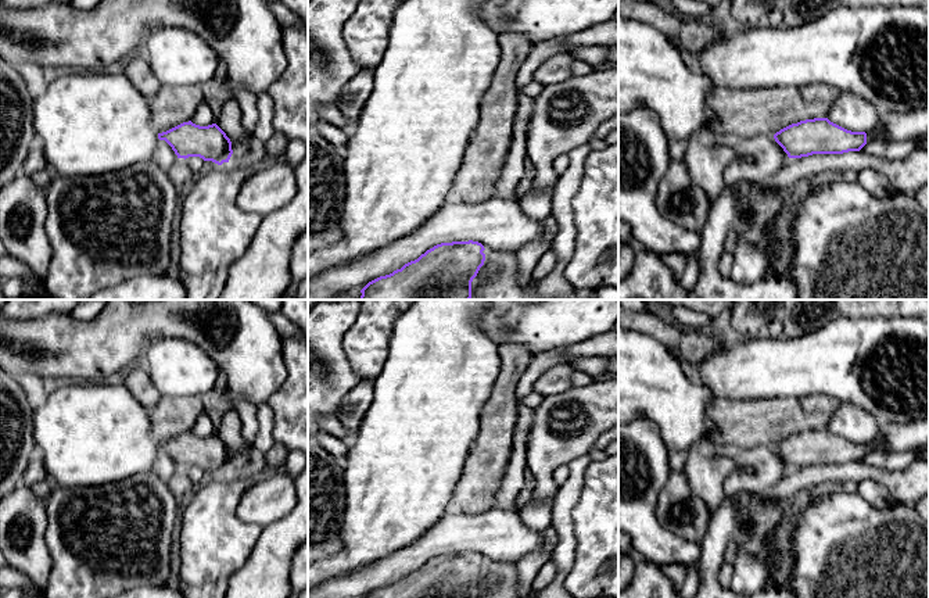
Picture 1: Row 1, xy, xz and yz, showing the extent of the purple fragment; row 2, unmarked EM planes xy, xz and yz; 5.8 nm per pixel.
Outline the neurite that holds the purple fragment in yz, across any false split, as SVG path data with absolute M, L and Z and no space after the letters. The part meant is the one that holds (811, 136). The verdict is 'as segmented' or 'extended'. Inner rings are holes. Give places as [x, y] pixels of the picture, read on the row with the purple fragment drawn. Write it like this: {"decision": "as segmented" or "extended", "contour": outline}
{"decision": "as segmented", "contour": "M828 118L792 123L776 132L774 139L789 158L860 151L867 144L865 132L847 130Z"}

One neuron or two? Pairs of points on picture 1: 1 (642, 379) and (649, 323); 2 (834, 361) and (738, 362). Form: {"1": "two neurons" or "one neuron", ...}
{"1": "two neurons", "2": "one neuron"}

